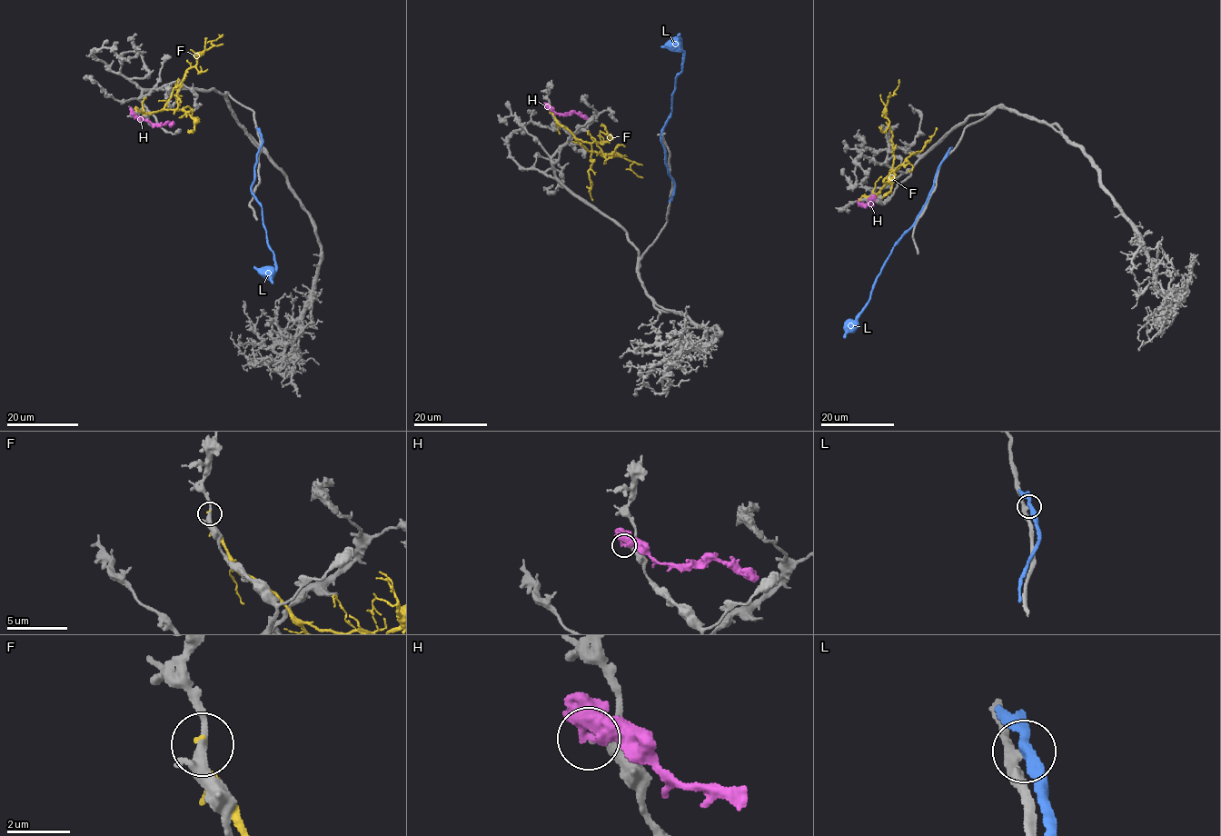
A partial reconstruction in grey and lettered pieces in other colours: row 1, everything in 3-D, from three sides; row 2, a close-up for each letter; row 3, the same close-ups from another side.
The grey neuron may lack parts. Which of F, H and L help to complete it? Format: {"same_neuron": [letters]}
{"same_neuron": []}

